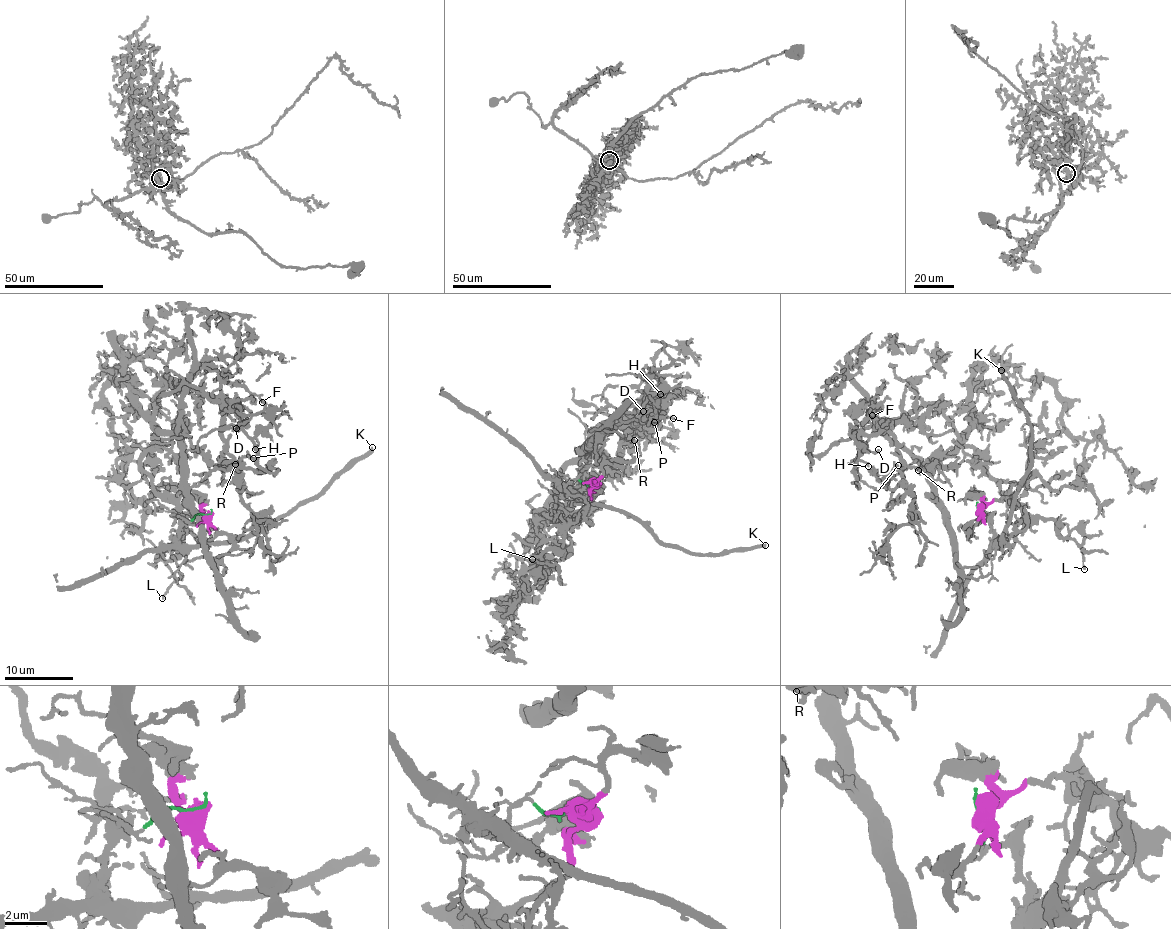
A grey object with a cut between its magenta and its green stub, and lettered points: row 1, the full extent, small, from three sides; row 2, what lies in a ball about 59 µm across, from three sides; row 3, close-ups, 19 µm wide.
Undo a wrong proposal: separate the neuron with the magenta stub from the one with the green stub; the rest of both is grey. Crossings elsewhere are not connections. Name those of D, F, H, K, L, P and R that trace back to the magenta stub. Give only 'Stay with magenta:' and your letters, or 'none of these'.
Stay with magenta: D, F, H, L, P, R

